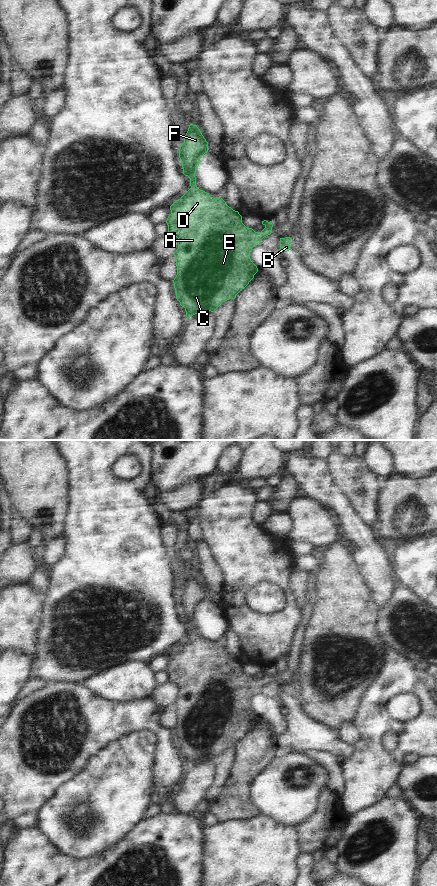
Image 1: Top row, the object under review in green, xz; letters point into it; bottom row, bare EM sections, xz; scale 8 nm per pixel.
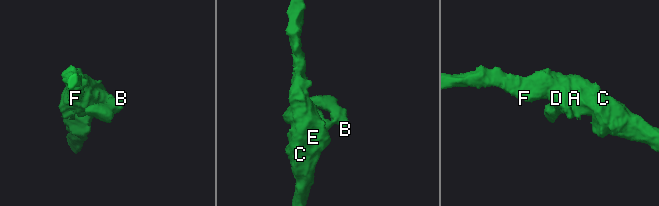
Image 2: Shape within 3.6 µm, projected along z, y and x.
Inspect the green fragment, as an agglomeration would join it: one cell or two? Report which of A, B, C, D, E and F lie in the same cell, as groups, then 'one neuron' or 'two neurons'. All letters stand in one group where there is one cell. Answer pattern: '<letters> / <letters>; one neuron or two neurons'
A C D E F / B; two neurons

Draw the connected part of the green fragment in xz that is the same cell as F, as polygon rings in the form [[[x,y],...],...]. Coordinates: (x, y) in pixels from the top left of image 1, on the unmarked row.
[[[190,572],[184,585],[184,591],[179,597],[179,606],[183,622],[190,626],[191,636],[170,654],[171,662],[166,668],[168,681],[174,682],[178,686],[178,697],[174,701],[177,723],[172,729],[176,739],[176,747],[185,756],[187,767],[197,761],[214,760],[223,750],[236,746],[236,743],[249,732],[258,720],[257,714],[250,707],[252,696],[259,693],[264,685],[272,681],[272,677],[267,674],[261,680],[247,676],[242,671],[242,664],[238,659],[229,655],[221,645],[213,646],[196,634],[196,617],[199,614],[200,606],[207,600],[208,590],[197,573]]]

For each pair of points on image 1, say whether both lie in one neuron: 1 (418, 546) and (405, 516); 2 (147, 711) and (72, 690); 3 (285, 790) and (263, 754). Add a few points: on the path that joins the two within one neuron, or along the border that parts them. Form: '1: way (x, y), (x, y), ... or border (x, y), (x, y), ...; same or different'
1: border (420, 535), (404, 542); different
2: way (128, 711), (93, 711), (91, 709); same
3: border (274, 756), (253, 780); different

